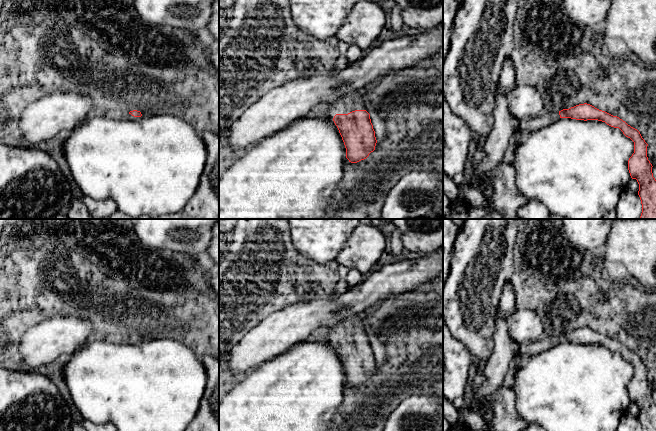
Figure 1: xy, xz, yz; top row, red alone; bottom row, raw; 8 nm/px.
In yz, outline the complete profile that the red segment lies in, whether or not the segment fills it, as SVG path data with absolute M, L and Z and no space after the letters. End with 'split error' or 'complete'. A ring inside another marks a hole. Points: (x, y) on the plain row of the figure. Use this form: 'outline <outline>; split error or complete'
outline M584 327L559 336L544 335L530 344L515 344L513 356L518 357L522 362L539 352L554 347L560 342L602 345L611 351L619 352L626 361L630 362L634 366L634 377L628 384L630 400L632 403L636 403L639 408L638 419L642 431L656 431L656 404L652 397L653 390L647 381L648 368L637 353L628 349L619 341Z; split error

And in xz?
outline M352 316L329 328L346 372L346 382L351 387L366 383L377 367L370 338L361 325L361 317Z; split error

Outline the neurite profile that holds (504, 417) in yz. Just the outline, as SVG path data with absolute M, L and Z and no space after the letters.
M502 385L490 396L492 431L523 431L531 424L520 418L512 388Z

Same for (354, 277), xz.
M350 270L347 274L346 282L348 283L349 287L354 287L355 285L359 284L365 278L360 272L356 270Z

